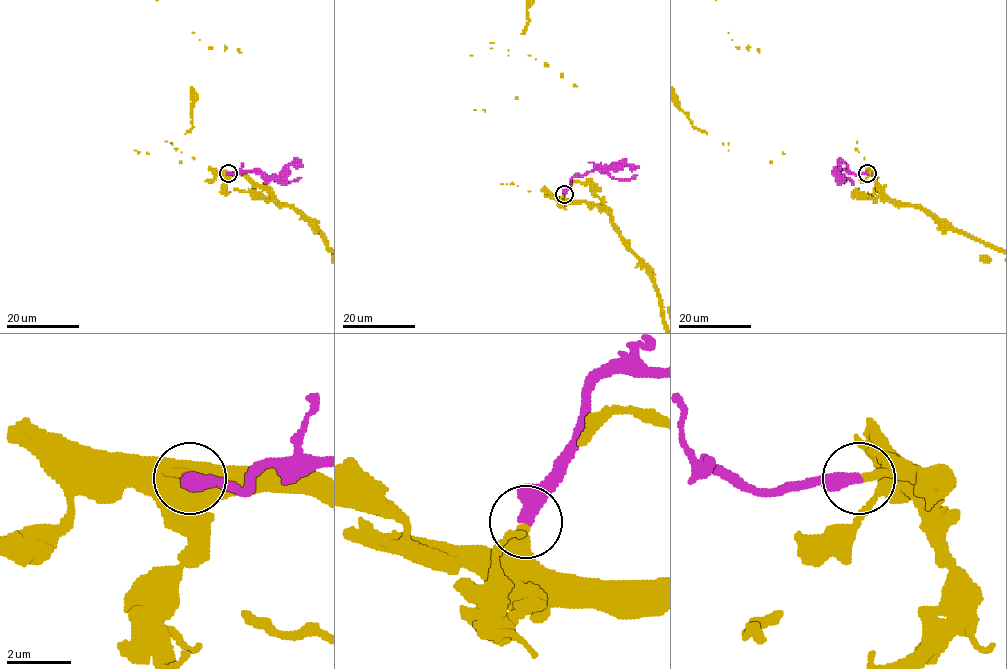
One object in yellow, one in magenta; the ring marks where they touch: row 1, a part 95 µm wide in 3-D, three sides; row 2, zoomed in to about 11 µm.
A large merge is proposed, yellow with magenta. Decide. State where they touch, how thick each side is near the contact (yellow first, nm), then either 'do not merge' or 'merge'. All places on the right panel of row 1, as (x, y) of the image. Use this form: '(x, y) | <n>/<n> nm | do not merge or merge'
(867, 173) | 280/460 nm | merge

